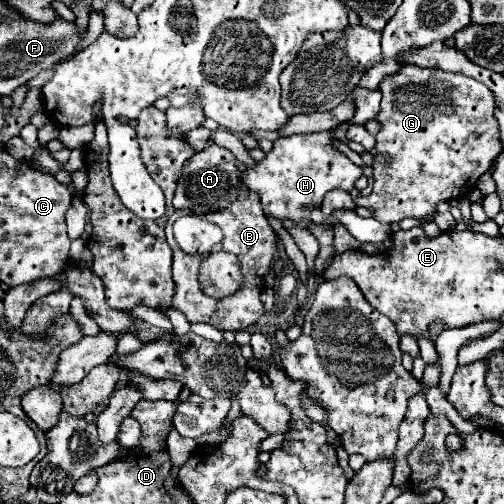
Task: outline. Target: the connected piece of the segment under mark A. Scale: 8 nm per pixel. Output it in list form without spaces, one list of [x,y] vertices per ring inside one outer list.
[[[210,141],[204,151],[196,153],[192,159],[184,163],[172,205],[176,209],[188,209],[194,215],[206,215],[206,213],[214,213],[216,209],[224,209],[238,197],[238,185],[240,185],[238,175],[240,169],[234,153]]]

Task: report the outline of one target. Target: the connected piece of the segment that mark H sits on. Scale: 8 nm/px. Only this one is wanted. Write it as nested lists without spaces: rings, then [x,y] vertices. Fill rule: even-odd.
[[[322,131],[322,133],[300,133],[290,137],[280,137],[274,141],[274,147],[266,157],[252,167],[244,169],[242,181],[248,187],[248,191],[256,193],[260,197],[264,213],[284,221],[290,219],[294,225],[308,229],[312,225],[310,215],[314,209],[322,207],[322,201],[328,191],[342,189],[352,191],[356,187],[356,181],[362,177],[362,169],[356,167],[342,151],[338,151],[332,143],[338,141],[334,137],[334,131]]]

